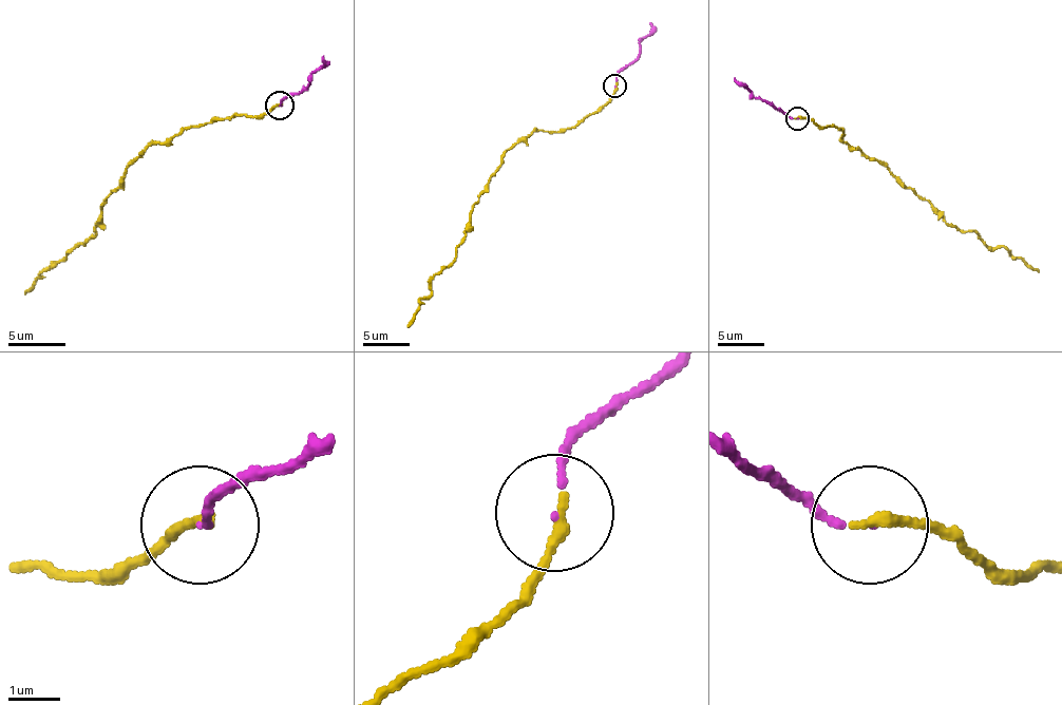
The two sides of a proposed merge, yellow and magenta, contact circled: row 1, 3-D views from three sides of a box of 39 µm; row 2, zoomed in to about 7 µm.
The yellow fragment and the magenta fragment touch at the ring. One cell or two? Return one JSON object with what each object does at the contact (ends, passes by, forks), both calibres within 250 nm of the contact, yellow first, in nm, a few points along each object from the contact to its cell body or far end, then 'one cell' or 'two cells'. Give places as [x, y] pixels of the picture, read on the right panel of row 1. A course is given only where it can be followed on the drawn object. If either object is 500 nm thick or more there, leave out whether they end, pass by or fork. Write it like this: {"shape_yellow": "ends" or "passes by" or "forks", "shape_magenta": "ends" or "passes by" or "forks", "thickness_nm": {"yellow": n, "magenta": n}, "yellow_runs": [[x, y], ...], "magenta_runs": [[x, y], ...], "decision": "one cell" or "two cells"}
{"shape_yellow": "ends", "shape_magenta": "ends", "thickness_nm": {"yellow": 240, "magenta": 100}, "yellow_runs": [[797, 117], [844, 132], [853, 148], [923, 196], [960, 232], [973, 232], [992, 248], [1004, 246], [1039, 271]], "magenta_runs": [[797, 117], [755, 97], [734, 78]], "decision": "one cell"}

